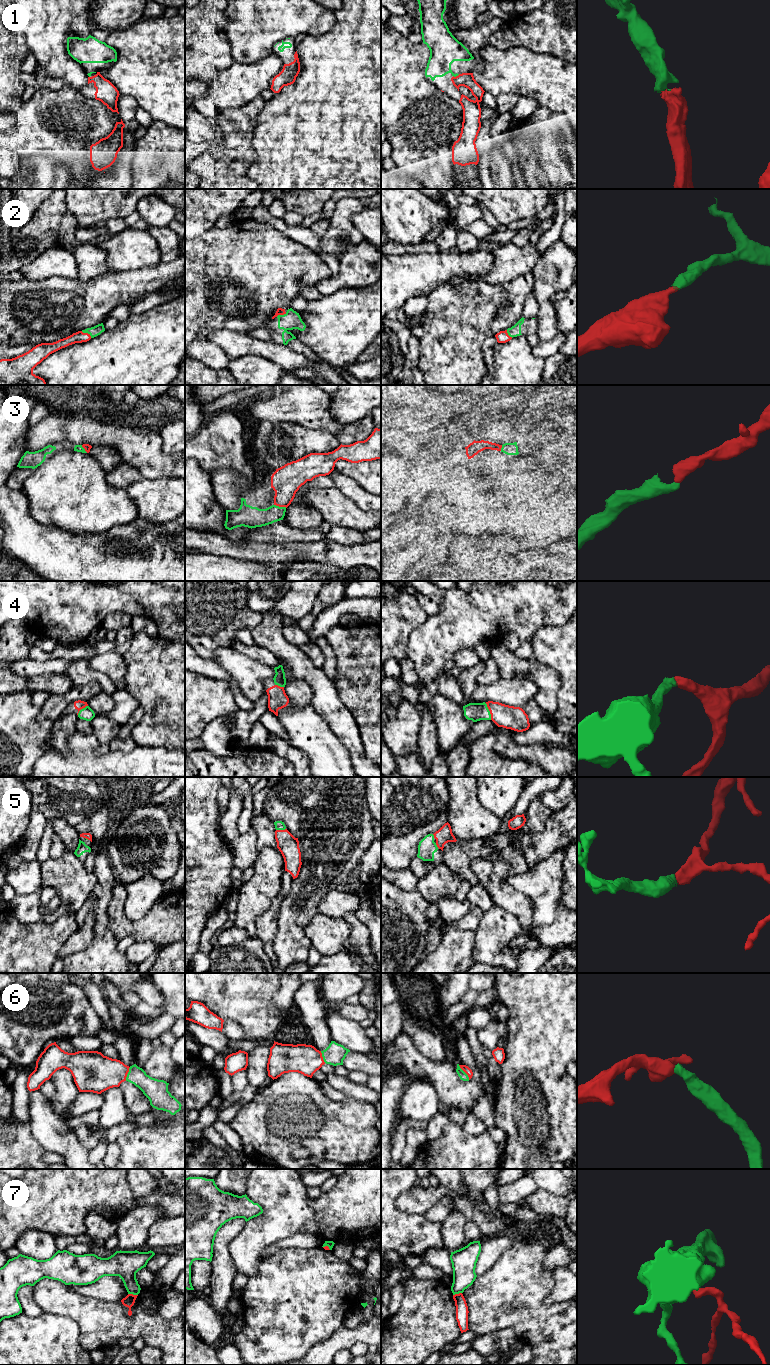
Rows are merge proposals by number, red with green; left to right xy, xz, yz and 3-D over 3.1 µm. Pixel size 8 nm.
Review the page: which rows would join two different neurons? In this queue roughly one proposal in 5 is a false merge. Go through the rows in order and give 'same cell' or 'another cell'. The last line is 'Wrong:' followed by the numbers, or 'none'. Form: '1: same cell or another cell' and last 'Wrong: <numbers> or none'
1: same cell
2: same cell
3: same cell
4: same cell
5: same cell
6: same cell
7: another cell
Wrong: 7

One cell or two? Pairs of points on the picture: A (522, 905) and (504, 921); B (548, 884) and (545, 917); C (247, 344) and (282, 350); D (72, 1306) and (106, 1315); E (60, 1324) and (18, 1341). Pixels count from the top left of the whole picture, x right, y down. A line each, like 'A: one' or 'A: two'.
A: two
B: one
C: one
D: one
E: one

